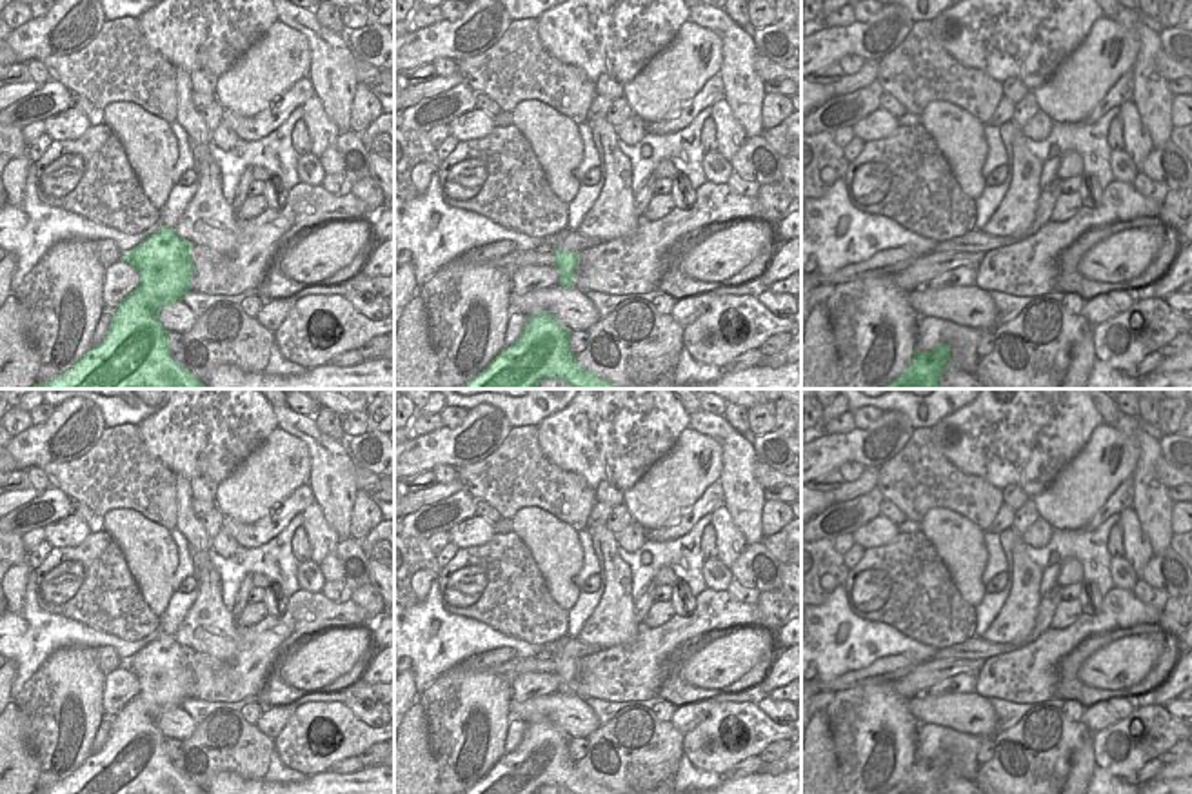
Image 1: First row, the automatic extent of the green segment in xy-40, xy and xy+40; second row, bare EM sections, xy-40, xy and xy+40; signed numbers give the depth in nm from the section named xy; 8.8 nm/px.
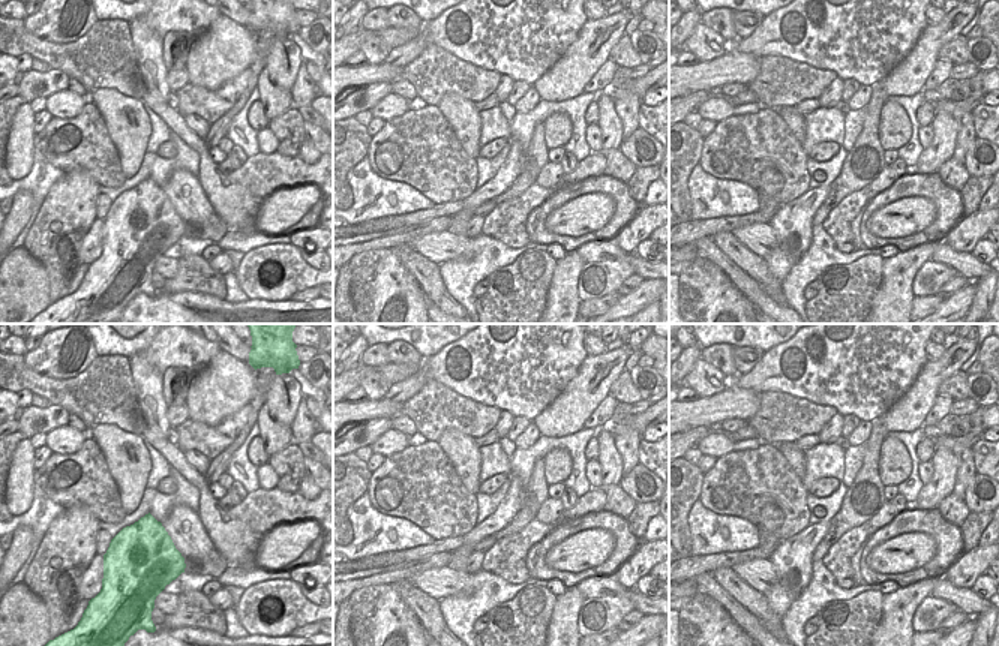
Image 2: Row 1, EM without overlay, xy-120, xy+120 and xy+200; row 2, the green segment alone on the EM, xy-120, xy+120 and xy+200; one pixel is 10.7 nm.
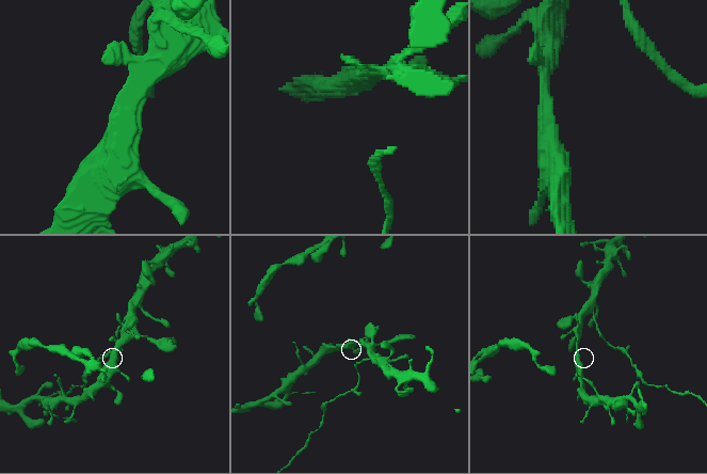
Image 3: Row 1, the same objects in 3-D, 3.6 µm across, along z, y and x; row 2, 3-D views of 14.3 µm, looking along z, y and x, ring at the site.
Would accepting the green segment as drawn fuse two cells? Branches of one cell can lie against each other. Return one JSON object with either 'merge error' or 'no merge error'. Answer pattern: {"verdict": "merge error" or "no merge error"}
{"verdict": "merge error"}

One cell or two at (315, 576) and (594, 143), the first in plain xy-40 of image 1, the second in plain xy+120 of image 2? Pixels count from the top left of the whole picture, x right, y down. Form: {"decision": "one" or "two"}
{"decision": "one"}

